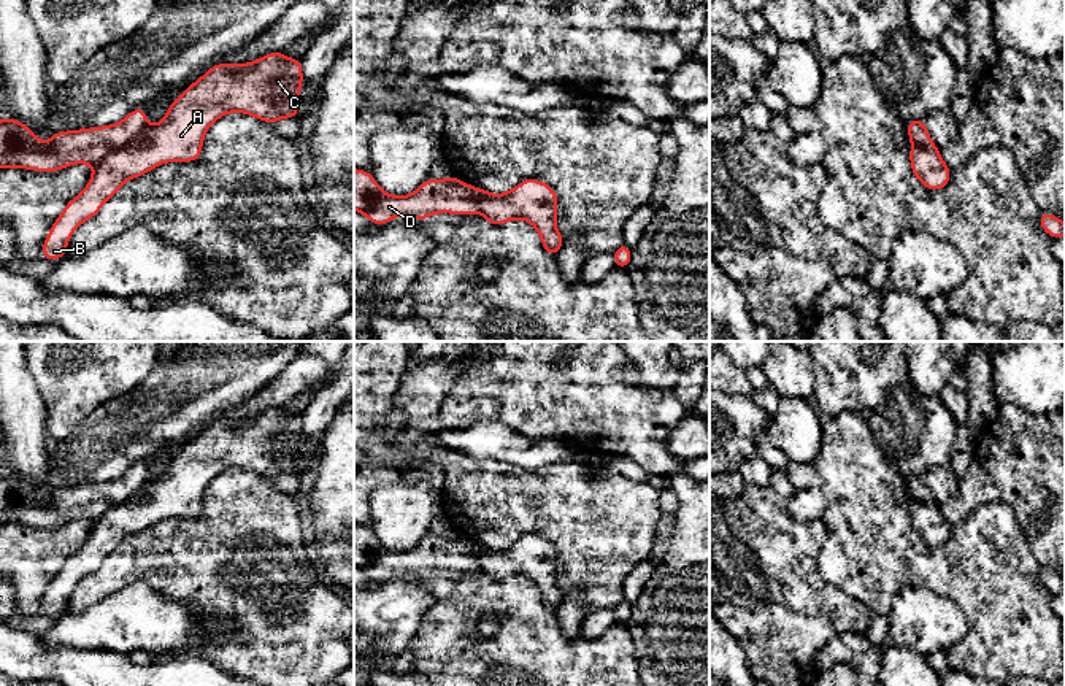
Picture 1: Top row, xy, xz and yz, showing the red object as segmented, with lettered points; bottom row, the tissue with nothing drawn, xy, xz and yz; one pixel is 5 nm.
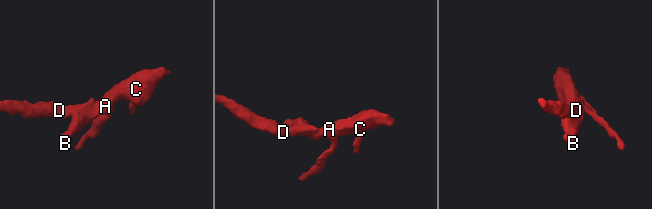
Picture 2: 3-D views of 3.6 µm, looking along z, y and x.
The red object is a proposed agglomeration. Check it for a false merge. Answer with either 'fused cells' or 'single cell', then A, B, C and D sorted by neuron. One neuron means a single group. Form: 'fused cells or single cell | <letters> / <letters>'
fused cells | A B C / D

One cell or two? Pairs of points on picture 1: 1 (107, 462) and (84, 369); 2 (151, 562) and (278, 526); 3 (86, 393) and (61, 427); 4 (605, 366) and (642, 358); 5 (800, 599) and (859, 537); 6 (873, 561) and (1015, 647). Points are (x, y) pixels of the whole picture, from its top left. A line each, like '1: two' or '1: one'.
1: two
2: one
3: one
4: two
5: two
6: one

